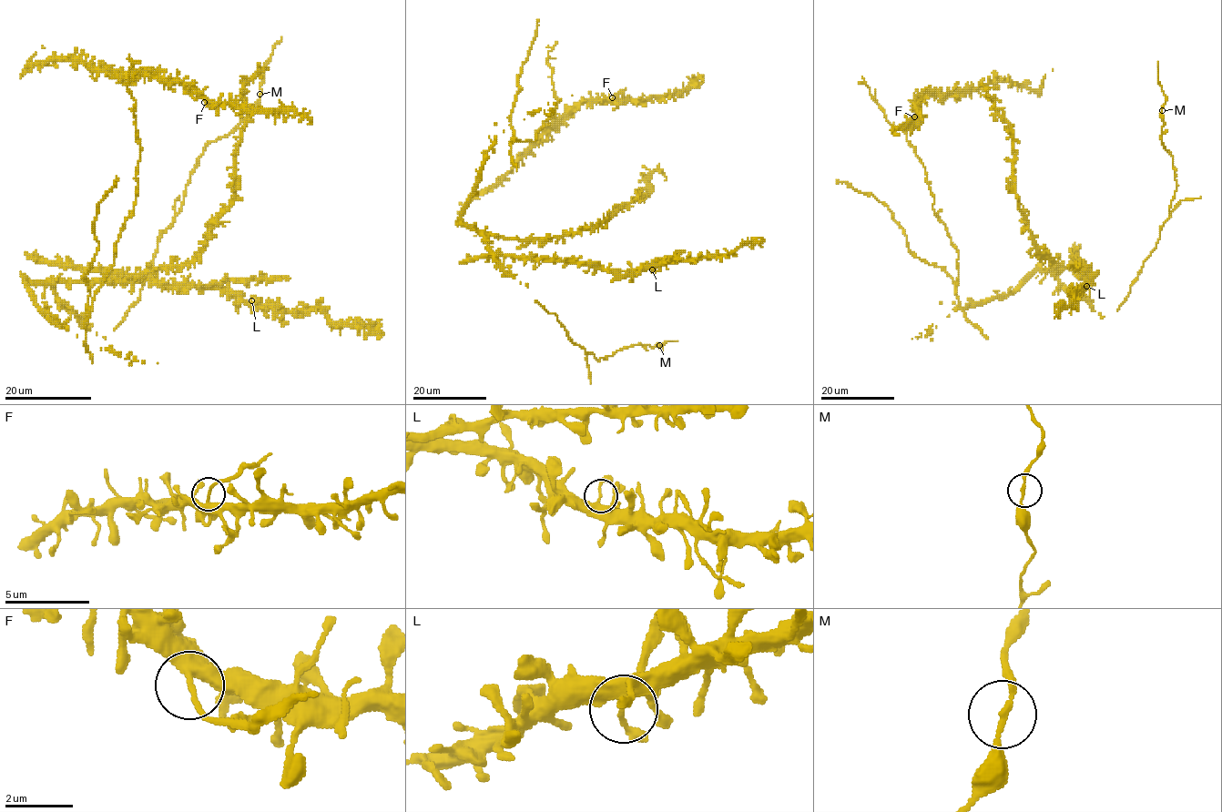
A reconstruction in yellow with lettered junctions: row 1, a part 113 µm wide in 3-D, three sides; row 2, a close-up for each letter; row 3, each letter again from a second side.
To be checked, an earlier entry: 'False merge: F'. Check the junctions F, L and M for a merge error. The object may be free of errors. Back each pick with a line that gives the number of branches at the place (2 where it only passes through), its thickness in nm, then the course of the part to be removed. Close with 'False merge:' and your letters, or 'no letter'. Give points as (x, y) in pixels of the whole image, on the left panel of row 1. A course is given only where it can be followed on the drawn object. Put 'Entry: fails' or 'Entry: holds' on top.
Entry: holds
F: branches 2; calibre 200 nm; course (205, 102), (212, 107), (221, 103)
False merge: F

